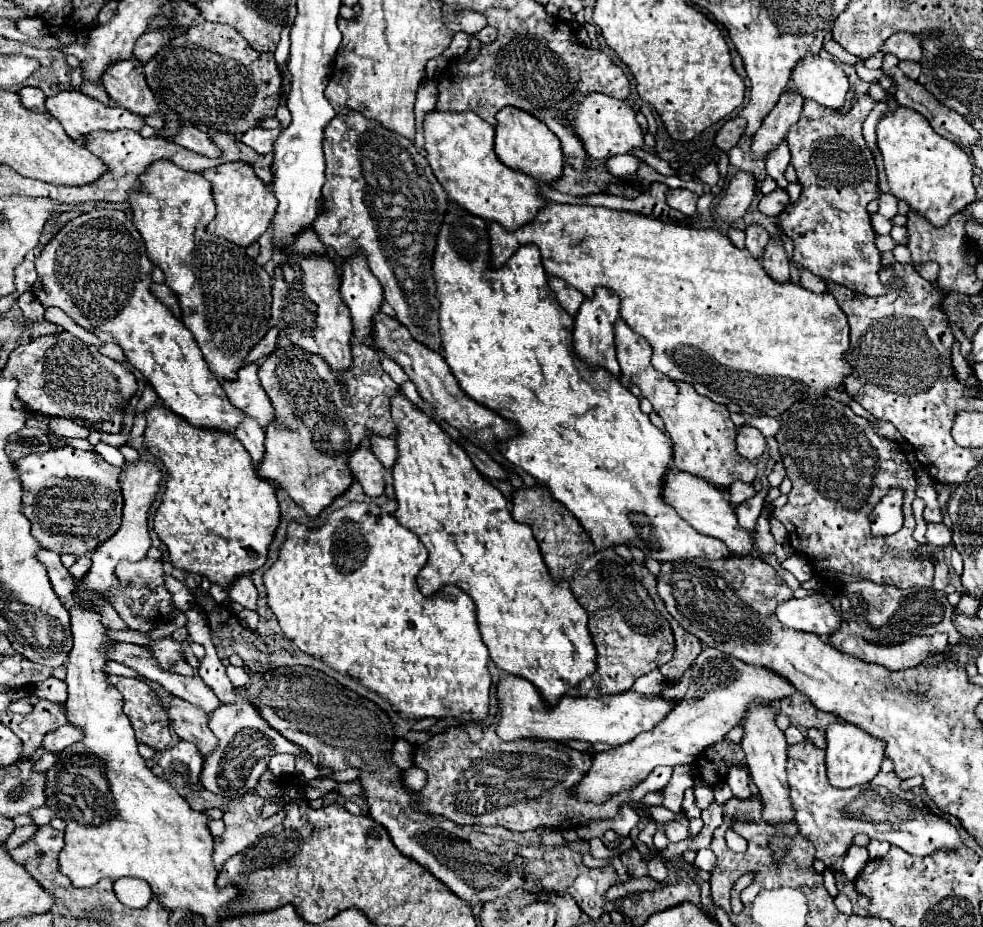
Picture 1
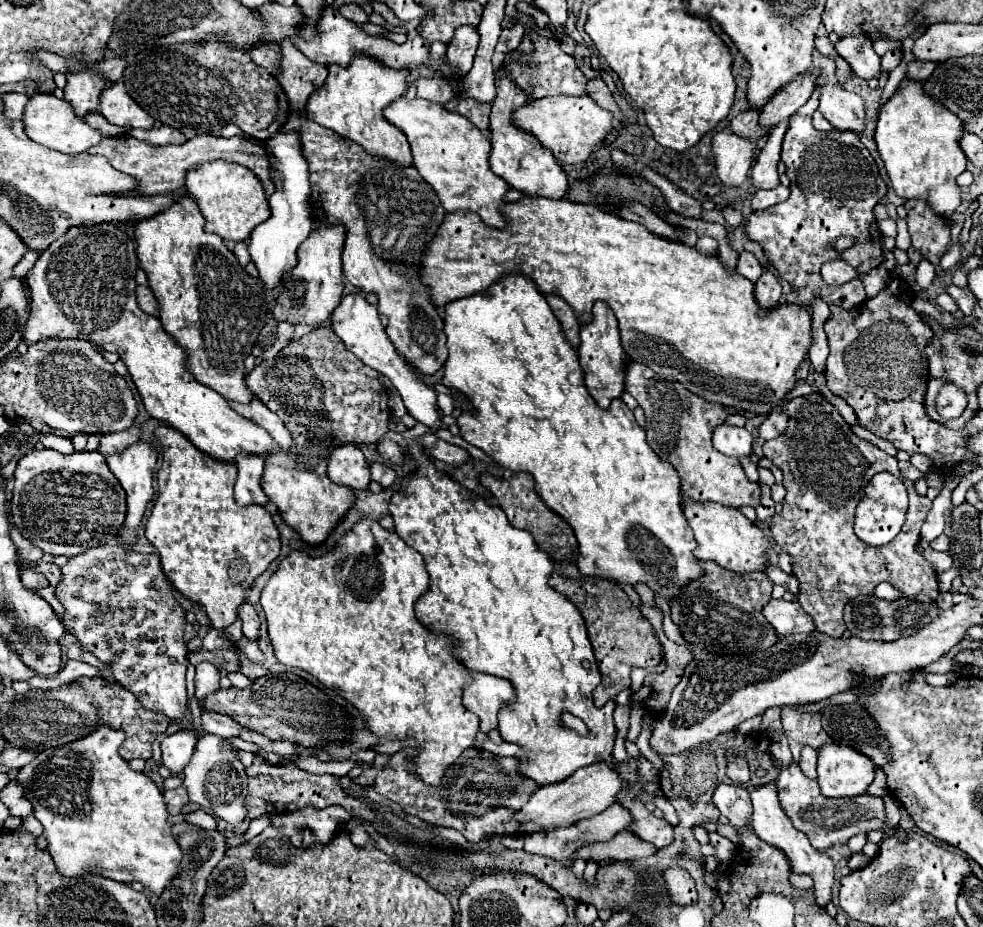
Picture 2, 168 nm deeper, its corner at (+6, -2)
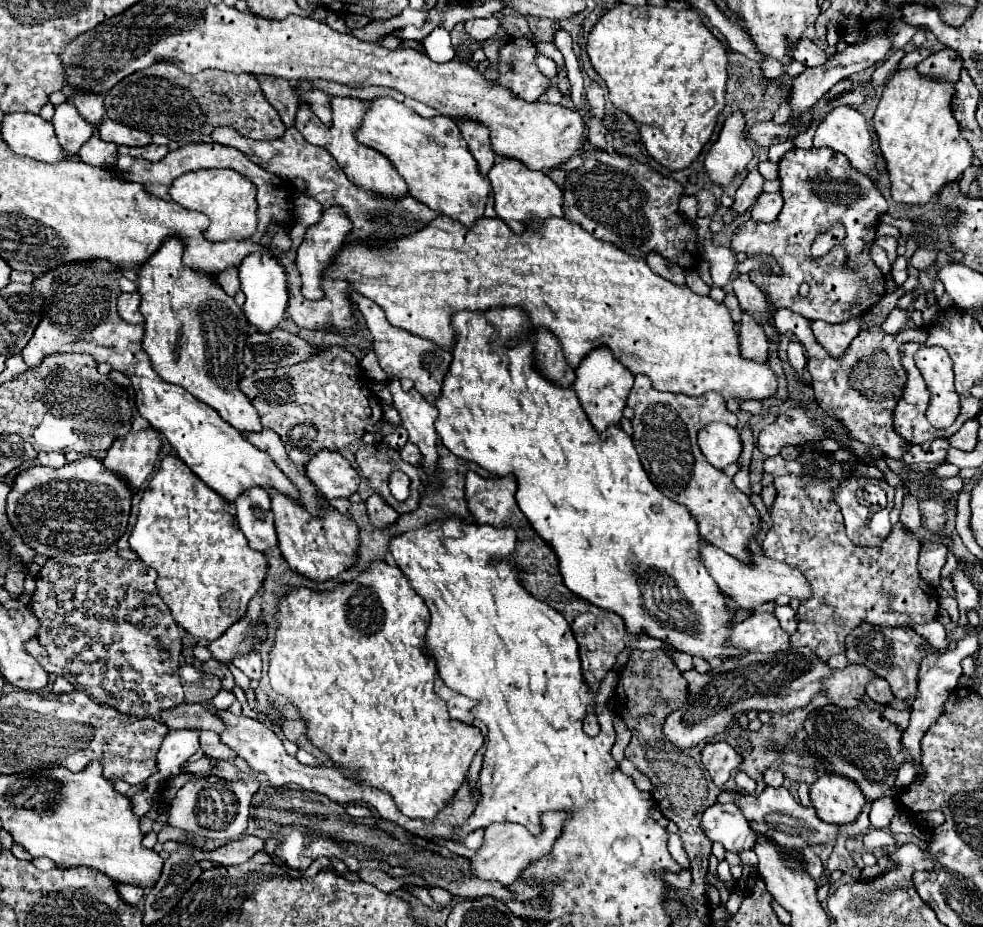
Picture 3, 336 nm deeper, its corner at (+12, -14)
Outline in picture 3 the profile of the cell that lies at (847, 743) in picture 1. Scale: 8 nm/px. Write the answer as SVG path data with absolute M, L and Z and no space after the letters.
M824 774L810 786L810 800L818 818L834 824L854 822L862 812L866 798L860 786L840 774Z

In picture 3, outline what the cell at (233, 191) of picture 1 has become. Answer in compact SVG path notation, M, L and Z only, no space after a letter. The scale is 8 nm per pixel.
M234 170L188 172L170 186L170 196L182 208L202 212L210 218L210 226L204 232L210 242L250 240L256 234L256 186Z

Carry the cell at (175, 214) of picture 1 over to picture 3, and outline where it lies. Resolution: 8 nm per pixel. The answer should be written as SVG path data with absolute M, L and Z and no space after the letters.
M168 236L156 254L138 268L138 292L142 296L140 312L144 314L144 350L150 356L156 374L188 390L194 398L214 408L228 424L240 432L262 430L256 408L240 392L238 364L252 326L220 286L214 274L202 274L182 262L184 240Z

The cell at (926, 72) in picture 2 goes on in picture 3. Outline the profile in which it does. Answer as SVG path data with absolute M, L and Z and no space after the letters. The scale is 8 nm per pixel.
M944 48L940 52L930 54L926 60L922 60L918 64L918 74L930 78L930 80L938 80L938 82L956 82L960 78L960 70L962 70L962 60L958 58L958 54L950 48Z

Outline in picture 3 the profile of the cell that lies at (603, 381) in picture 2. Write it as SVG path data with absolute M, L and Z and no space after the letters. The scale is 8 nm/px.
M608 346L594 348L590 354L586 354L586 358L576 368L574 390L578 394L578 400L580 400L582 408L586 410L592 426L596 428L596 432L602 438L606 438L604 430L610 424L618 424L620 422L622 410L626 406L626 398L628 398L628 392L630 392L632 384L634 384L634 376L630 374L630 370L626 370L622 364L618 364L618 360L612 356Z

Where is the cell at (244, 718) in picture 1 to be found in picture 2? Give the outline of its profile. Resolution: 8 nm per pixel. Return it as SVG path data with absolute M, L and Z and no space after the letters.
M204 734L200 736L192 760L184 768L184 786L188 790L190 802L210 810L214 818L220 818L228 824L240 824L246 818L246 796L248 796L248 776L244 764L234 756L230 744L220 736Z

